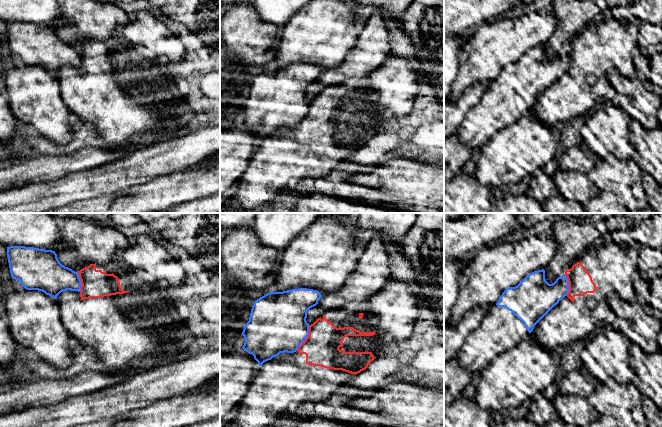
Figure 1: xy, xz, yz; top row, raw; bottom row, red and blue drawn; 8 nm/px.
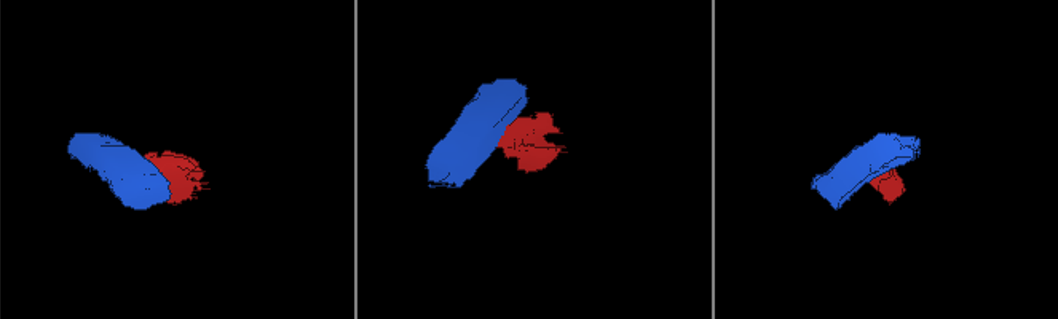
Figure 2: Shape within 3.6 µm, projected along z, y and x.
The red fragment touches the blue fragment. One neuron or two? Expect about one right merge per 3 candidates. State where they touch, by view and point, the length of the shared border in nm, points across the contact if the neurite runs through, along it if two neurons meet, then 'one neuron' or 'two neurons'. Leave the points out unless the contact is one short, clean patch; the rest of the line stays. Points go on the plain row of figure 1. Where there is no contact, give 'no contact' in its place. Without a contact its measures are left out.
contact xz (306, 114); length 240 nm; border xz (309, 101), (309, 110), (296, 126); two neurons

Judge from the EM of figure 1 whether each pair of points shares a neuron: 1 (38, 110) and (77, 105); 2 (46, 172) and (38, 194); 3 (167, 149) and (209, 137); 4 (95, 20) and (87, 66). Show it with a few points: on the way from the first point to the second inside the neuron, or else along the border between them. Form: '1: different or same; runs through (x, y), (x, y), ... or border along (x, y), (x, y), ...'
1: different; border along (58, 84), (61, 90), (61, 99), (71, 112)
2: different; border along (64, 176), (49, 182), (29, 183), (19, 188)
3: same; runs through (177, 149), (191, 149), (199, 145)
4: different; border along (115, 34), (108, 41), (84, 39)

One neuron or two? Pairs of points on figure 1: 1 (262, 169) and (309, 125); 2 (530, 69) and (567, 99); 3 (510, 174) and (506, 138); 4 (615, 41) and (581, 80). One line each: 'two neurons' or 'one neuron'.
1: one neuron
2: two neurons
3: one neuron
4: one neuron

